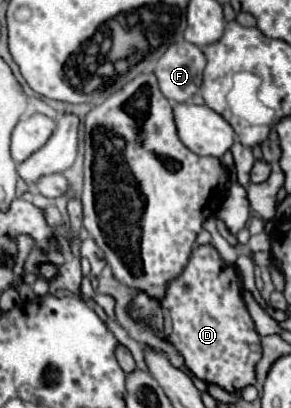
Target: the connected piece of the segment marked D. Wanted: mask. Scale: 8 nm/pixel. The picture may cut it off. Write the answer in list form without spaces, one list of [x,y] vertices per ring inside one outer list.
[[[199,245],[193,249],[193,255],[183,269],[183,273],[171,281],[167,289],[167,297],[163,301],[153,301],[145,293],[137,293],[133,297],[133,317],[145,319],[157,329],[159,337],[169,339],[185,357],[187,367],[195,377],[199,377],[205,383],[221,385],[227,391],[243,389],[247,385],[255,383],[255,365],[261,359],[261,353],[255,353],[255,323],[251,315],[245,309],[245,303],[241,299],[241,277],[237,267],[225,265],[219,259],[219,253],[213,245]]]

